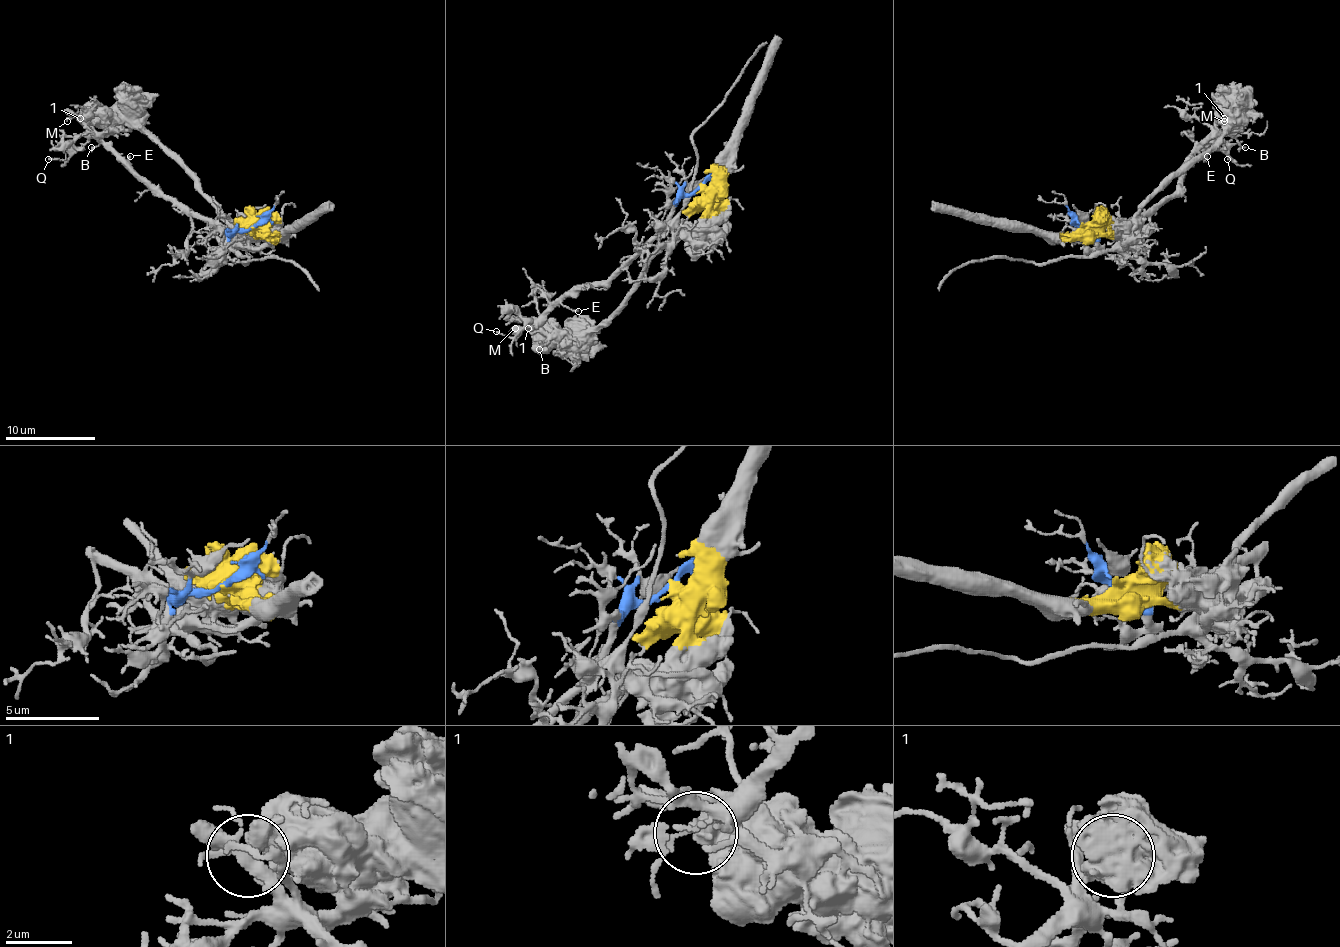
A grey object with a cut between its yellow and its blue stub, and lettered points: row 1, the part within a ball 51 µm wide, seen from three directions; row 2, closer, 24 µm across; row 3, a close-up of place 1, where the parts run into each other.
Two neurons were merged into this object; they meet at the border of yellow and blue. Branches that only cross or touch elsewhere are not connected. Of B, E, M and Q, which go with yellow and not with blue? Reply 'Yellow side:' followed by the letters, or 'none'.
Yellow side: none

